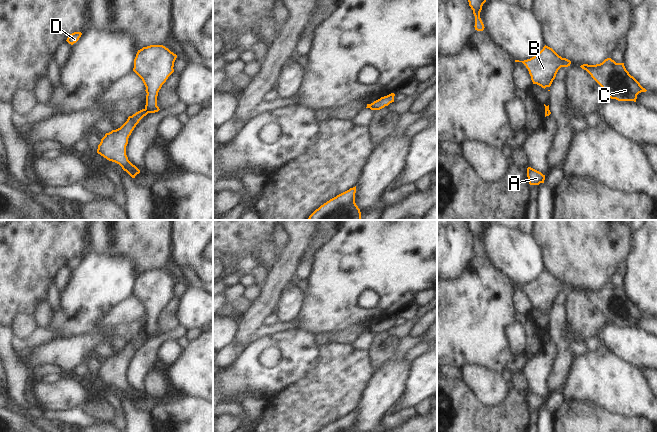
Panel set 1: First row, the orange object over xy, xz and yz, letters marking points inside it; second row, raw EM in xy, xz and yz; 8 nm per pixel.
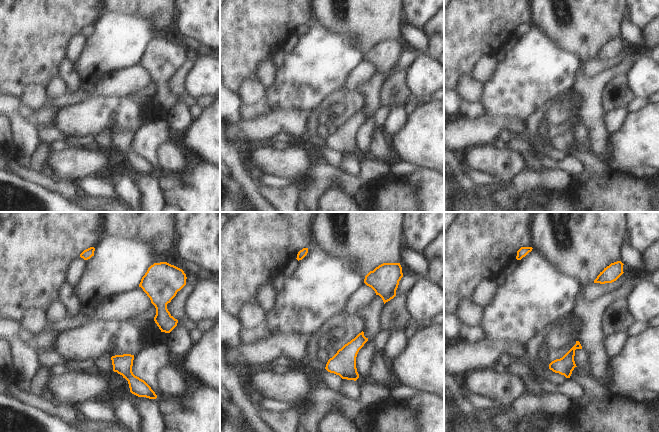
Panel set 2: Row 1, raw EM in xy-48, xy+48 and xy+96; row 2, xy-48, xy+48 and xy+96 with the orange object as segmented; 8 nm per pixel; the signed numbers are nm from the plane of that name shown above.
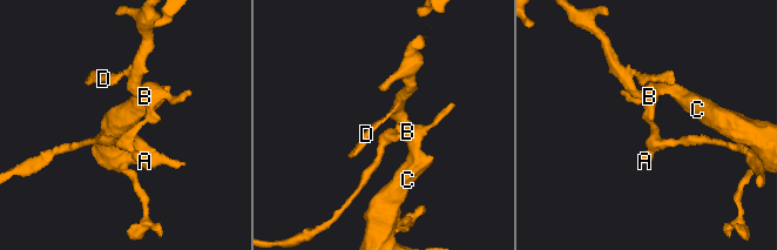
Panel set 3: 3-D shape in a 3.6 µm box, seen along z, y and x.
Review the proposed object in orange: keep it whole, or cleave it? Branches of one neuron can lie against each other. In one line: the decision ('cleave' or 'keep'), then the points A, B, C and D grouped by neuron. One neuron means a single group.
cleave; groups A / B C D

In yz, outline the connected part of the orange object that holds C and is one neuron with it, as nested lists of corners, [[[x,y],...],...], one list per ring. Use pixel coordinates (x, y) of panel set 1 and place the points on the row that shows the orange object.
[[[611,58],[600,64],[583,64],[580,67],[591,75],[611,99],[636,102],[637,95],[647,91],[629,74],[624,63],[616,63]]]

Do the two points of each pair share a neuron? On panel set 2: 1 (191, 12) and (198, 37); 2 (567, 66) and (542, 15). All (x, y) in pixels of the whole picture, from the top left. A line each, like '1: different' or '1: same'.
1: same
2: different

